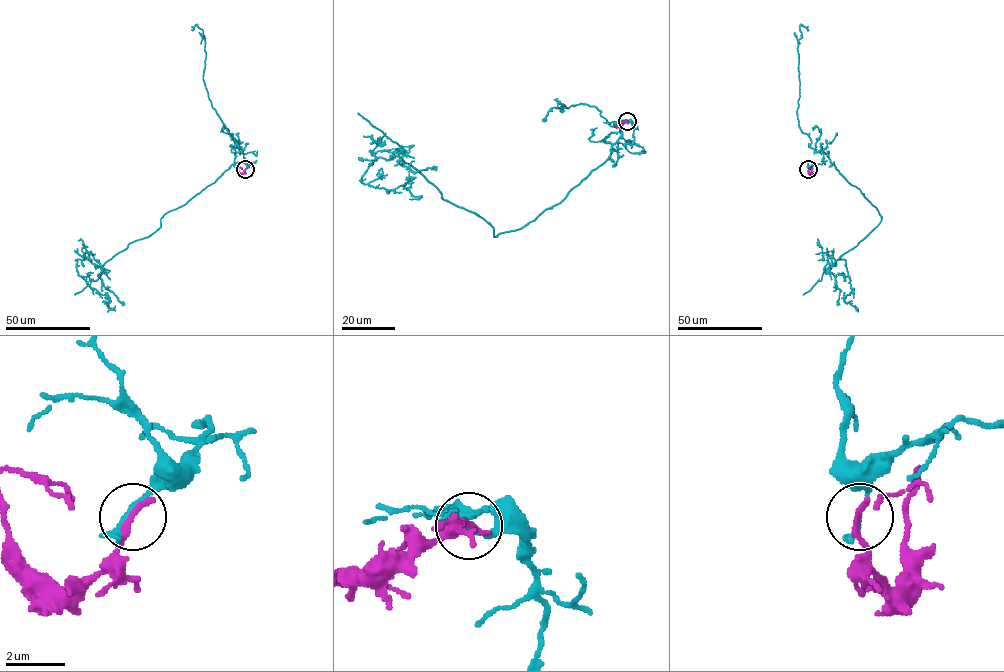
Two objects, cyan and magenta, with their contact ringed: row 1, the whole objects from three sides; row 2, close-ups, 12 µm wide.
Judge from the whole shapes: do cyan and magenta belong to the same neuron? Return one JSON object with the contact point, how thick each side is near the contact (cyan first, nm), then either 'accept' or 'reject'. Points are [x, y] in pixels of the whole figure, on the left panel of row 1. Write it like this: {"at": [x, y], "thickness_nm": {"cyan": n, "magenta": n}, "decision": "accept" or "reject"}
{"at": [245, 169], "thickness_nm": {"cyan": 120, "magenta": 260}, "decision": "reject"}

